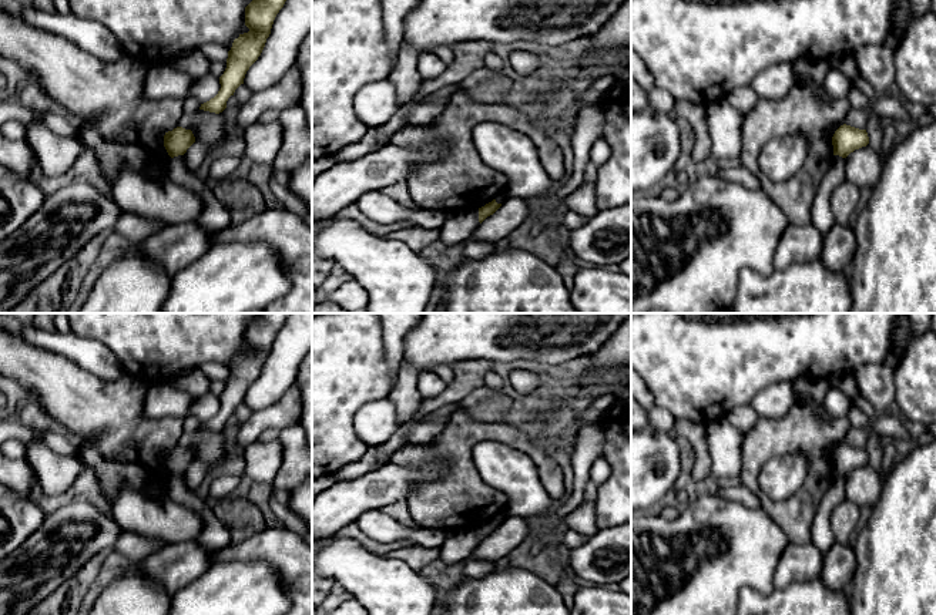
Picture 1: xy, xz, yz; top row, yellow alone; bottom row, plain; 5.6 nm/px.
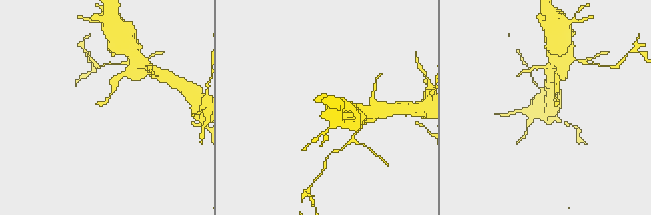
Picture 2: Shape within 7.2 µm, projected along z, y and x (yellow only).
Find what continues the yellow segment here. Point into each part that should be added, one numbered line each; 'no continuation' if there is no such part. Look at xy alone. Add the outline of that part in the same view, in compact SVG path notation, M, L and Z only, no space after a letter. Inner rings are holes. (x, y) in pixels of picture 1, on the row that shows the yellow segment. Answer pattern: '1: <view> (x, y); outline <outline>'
no continuation

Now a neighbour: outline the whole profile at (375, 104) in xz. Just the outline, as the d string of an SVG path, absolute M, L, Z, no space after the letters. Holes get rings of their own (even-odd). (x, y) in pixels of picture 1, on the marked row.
M389 77L362 87L353 98L358 118L369 128L386 124L399 108Z

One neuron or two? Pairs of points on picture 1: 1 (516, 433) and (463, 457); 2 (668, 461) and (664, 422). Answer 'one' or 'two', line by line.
1: one
2: two

